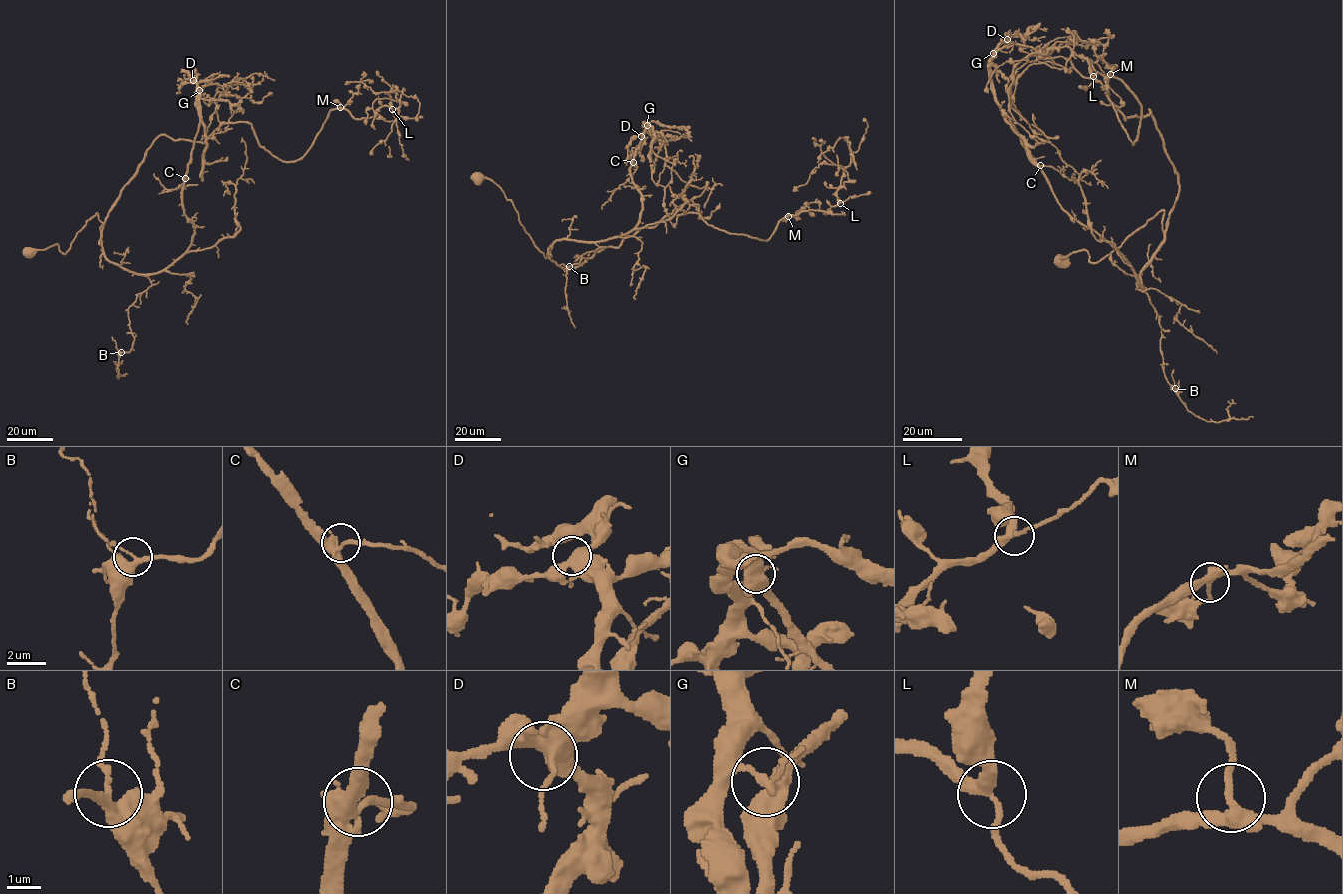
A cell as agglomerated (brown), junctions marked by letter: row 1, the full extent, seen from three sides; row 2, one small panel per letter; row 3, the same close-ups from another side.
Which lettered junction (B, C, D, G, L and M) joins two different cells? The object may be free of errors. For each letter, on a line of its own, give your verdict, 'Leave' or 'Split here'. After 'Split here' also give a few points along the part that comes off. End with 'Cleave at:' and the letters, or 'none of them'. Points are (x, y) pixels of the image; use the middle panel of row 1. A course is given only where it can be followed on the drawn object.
B: Leave
C: Leave
D: Leave
G: Split here. Course of the part to remove: (647, 125), (644, 126), (644, 122), (652, 127), (655, 138), (652, 150), (672, 163), (676, 162)
L: Leave
M: Leave
Cleave at: G

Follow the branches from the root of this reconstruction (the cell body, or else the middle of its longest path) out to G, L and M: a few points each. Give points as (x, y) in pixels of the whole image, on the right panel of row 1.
G: (1062, 261), (1103, 259), (1162, 210), (1164, 232), (1178, 174), (1149, 110), (1125, 118), (1037, 49), (993, 53)
L: (1062, 261), (1162, 210), (1164, 232), (1179, 189), (1150, 110), (1105, 93), (1132, 144), (1137, 96), (1093, 76)
M: (1062, 261), (1162, 210), (1164, 232), (1178, 192), (1110, 74)

